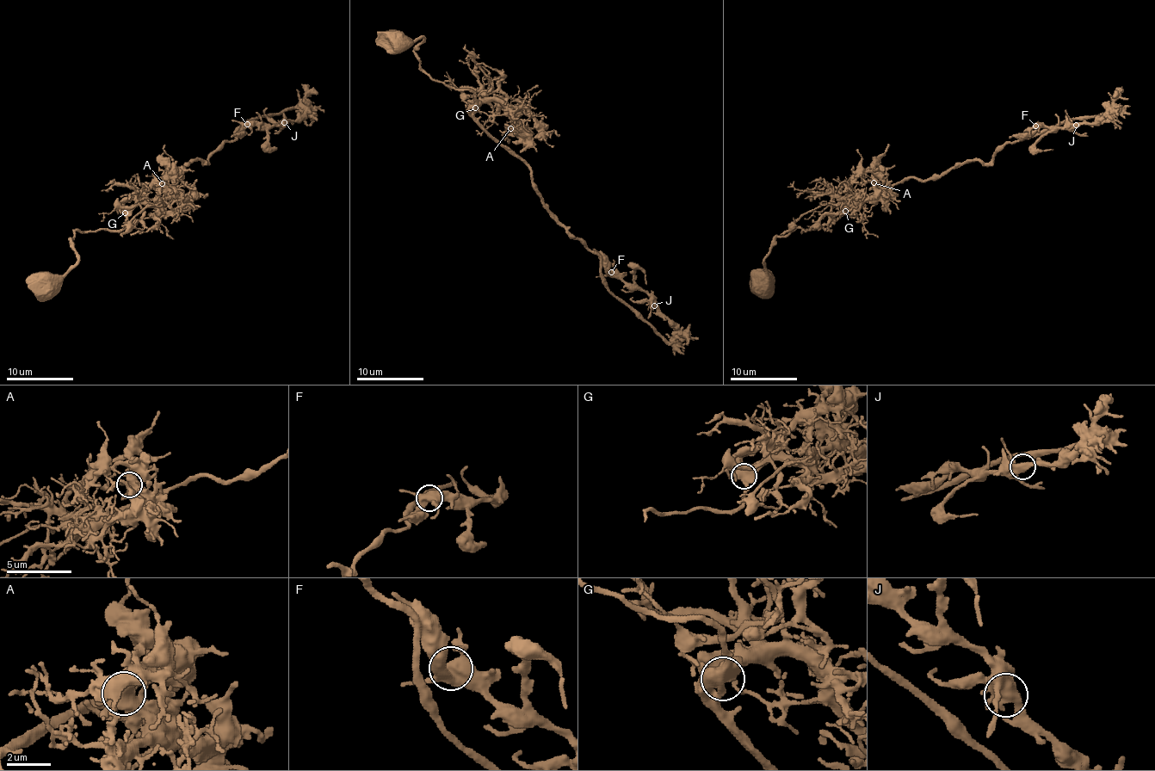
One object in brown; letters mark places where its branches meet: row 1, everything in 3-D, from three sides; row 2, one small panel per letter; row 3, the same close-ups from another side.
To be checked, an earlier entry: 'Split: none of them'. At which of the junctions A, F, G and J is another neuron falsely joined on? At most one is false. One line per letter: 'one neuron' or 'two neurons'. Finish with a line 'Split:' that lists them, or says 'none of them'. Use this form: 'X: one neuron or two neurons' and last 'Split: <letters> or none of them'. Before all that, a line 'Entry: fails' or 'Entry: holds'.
Entry: holds
A: one neuron
F: one neuron
G: one neuron
J: one neuron
Split: none of them

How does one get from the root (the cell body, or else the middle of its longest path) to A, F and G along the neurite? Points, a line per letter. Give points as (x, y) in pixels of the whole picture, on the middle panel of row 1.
A: (398, 40), (422, 37), (415, 50), (422, 68), (433, 80), (469, 89), (520, 128), (510, 128)
F: (398, 40), (422, 37), (419, 65), (433, 80), (469, 89), (474, 118), (528, 167), (541, 203), (611, 272)
G: (398, 40), (412, 42), (422, 37), (415, 50), (419, 65), (433, 80), (456, 89), (469, 89), (474, 108)

